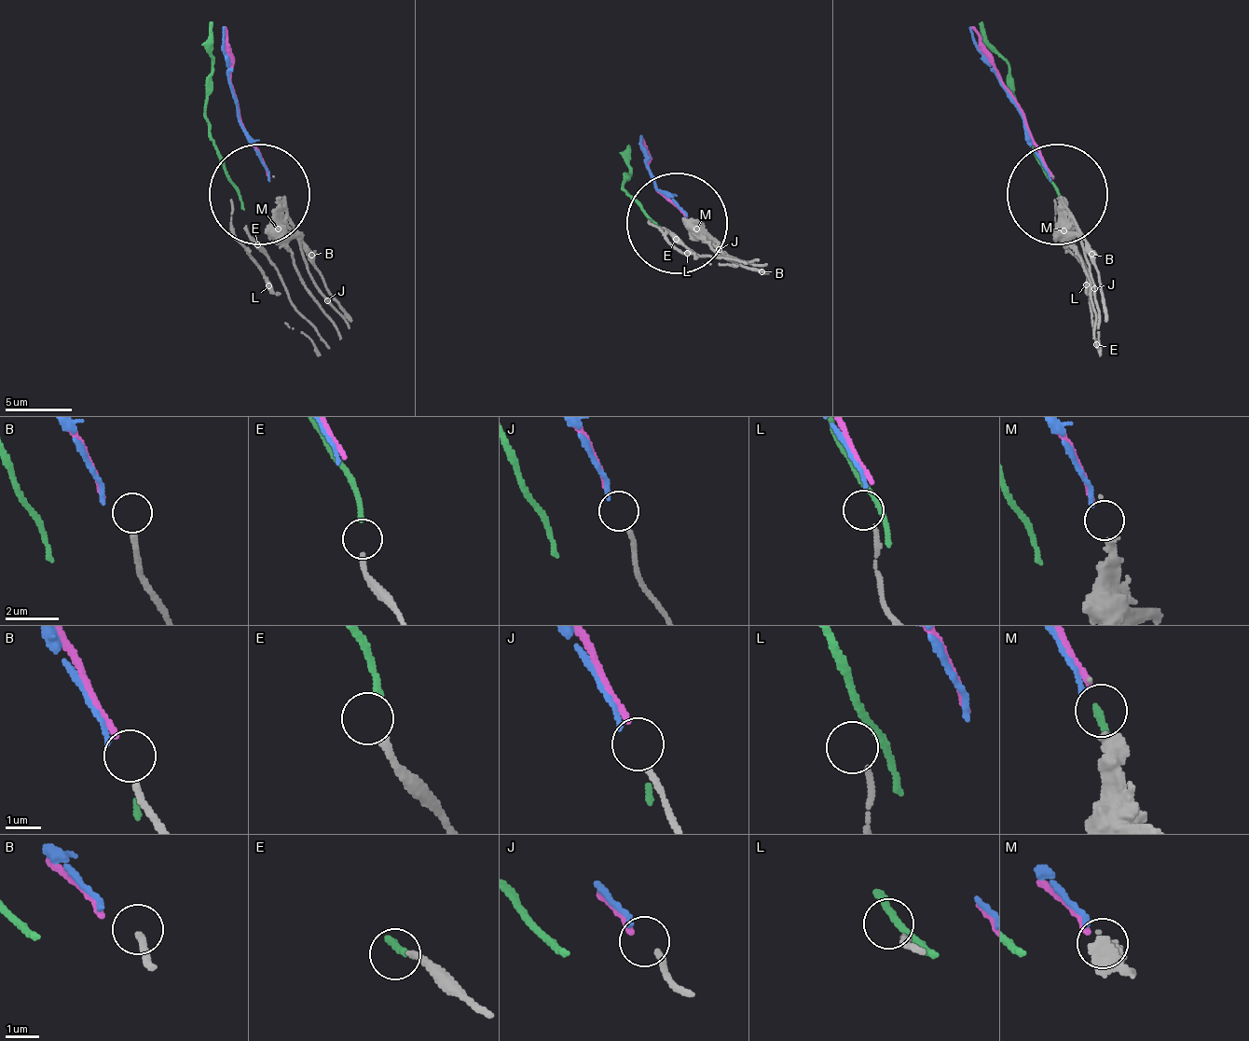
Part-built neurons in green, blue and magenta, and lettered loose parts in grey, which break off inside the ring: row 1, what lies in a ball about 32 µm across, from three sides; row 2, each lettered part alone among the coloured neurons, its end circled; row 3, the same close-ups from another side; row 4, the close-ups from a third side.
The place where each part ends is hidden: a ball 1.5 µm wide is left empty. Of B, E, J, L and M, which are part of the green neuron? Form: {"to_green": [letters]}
{"to_green": ["E"]}

